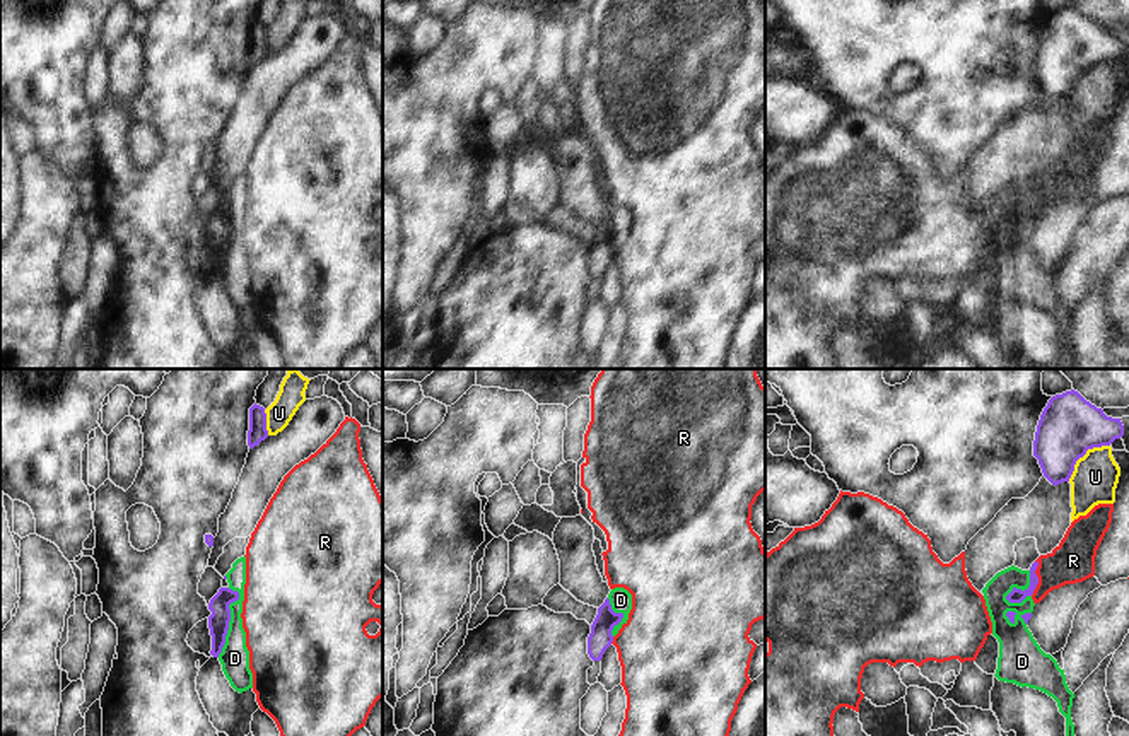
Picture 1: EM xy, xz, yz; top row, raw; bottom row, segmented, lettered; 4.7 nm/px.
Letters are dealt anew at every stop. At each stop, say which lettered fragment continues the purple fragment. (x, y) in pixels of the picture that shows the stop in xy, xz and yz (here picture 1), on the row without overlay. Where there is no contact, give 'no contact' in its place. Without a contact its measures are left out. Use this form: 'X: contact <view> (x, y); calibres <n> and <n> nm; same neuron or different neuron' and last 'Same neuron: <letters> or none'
D: contact xy (229, 238); calibres 100 and 140 nm; different neuron
R: contact yz (1037, 195); calibres 60 and 200 nm; different neuron
U: contact yz (1083, 72); calibres 280 and 220 nm; different neuron
Same neuron: none

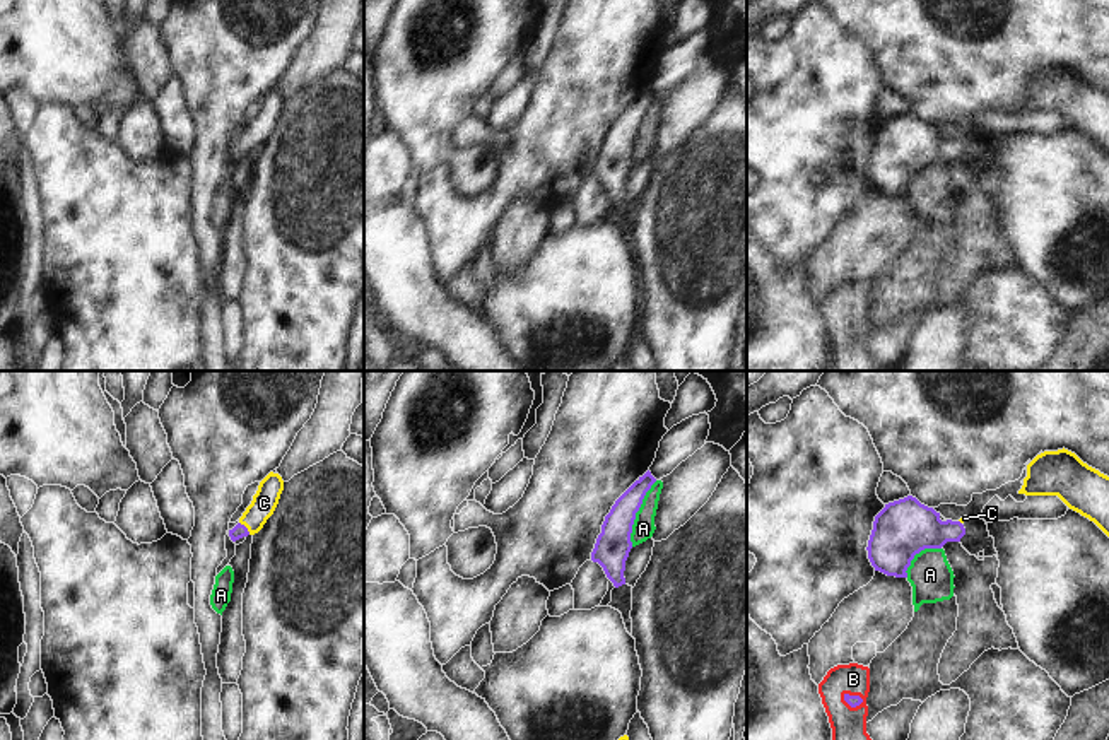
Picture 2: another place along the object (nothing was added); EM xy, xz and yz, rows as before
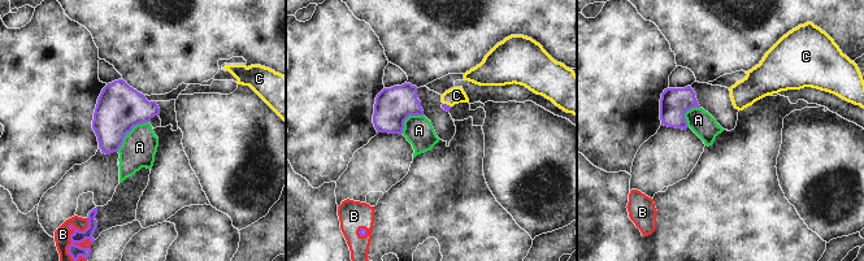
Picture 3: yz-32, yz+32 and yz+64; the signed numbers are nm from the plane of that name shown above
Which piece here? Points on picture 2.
A: contact xz (636, 129); calibres 170 and 110 nm; different neuron
B: contact yz (853, 313); calibres 60 and 180 nm; different neuron
C: contact xy (246, 146); calibres 70 and 120 nm; same neuron
Same neuron: C

